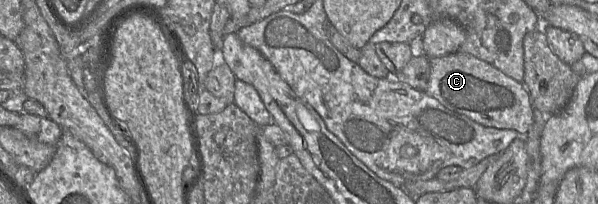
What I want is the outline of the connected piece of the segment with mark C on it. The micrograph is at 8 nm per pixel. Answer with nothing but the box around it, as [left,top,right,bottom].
[425,53,533,136]

